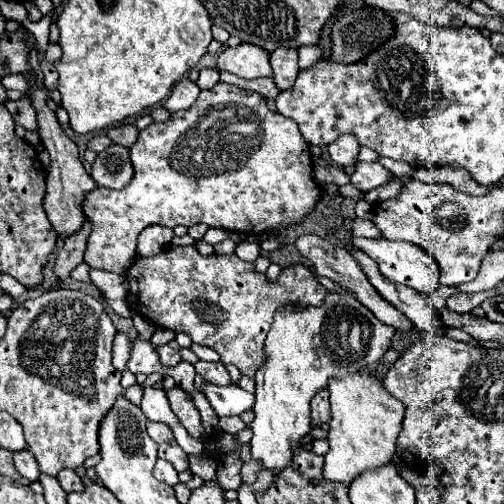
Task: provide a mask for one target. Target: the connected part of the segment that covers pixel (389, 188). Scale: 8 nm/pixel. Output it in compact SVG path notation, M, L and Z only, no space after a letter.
M394 178L390 184L384 184L384 186L376 188L376 190L372 190L372 192L366 192L366 194L364 194L364 200L366 200L368 204L384 202L384 200L388 200L388 198L396 196L396 192L400 192L400 188L402 188L402 186L404 186L404 180Z

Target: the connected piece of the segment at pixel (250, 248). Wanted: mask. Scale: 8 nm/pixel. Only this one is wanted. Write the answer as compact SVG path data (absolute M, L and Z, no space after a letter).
M240 242L236 246L236 256L240 256L244 262L256 262L260 256L260 246L254 242Z

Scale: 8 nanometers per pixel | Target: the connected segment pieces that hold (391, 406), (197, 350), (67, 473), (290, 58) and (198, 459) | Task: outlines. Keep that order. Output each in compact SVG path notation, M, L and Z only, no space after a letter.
M352 374L344 380L330 380L330 450L324 454L324 480L350 484L366 470L376 470L388 464L396 452L396 438L404 420L404 404L384 390L384 384L376 376Z
M196 343L191 345L191 350L199 357L200 360L207 362L219 362L220 355L213 349Z
M60 470L56 478L66 492L82 492L84 490L84 482L74 470Z
M276 48L270 54L270 64L272 64L272 78L278 90L288 90L292 88L296 76L298 76L298 54L292 48Z
M190 456L190 470L200 476L204 482L212 480L216 476L216 468L218 468L218 462L214 458L208 458L208 456Z

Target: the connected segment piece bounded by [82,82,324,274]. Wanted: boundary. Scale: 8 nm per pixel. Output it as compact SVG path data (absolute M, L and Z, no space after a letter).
M224 82L214 84L210 90L202 90L192 108L174 112L166 122L150 124L140 130L138 140L130 148L130 160L134 168L132 180L122 190L94 188L82 200L82 212L92 224L84 262L90 268L108 270L114 274L126 274L136 258L138 234L152 224L160 226L194 226L206 224L210 228L222 228L228 232L262 234L272 232L278 226L292 226L306 220L318 200L322 198L322 186L312 178L312 154L310 146L300 136L298 124L288 120L266 106L266 98L252 90L242 90Z

